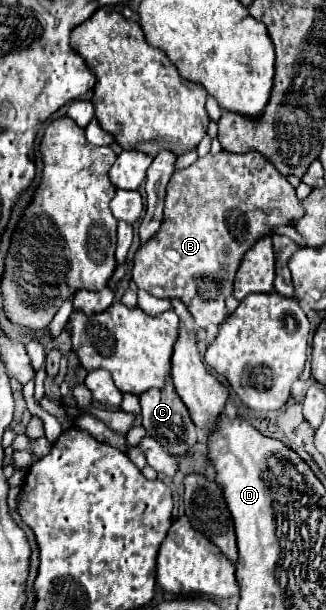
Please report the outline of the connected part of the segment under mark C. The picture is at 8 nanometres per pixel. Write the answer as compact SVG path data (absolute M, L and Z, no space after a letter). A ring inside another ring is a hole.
M170 378L166 382L164 390L148 390L140 396L140 406L142 406L142 426L146 432L160 444L164 446L170 454L174 456L190 456L194 454L194 444L196 444L196 426L190 420L190 414L176 394Z

